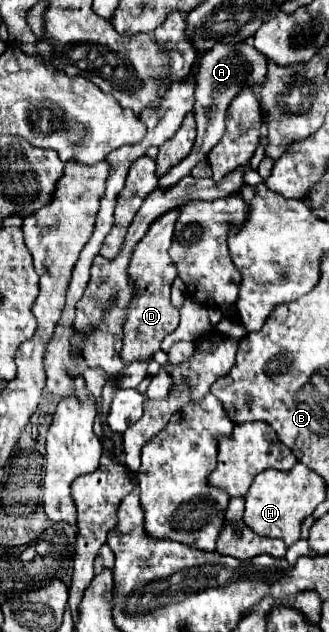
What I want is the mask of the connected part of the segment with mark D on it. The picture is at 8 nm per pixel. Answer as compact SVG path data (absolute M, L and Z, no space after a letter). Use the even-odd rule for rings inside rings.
M182 207L170 209L164 215L160 215L144 235L144 239L136 245L130 261L130 275L134 275L136 291L130 301L130 311L126 319L126 335L122 345L122 359L126 363L132 363L134 359L146 359L146 355L152 355L160 349L162 339L172 333L178 327L178 309L170 305L170 285L176 277L174 263L168 255L172 235L174 235L174 223L180 215Z

